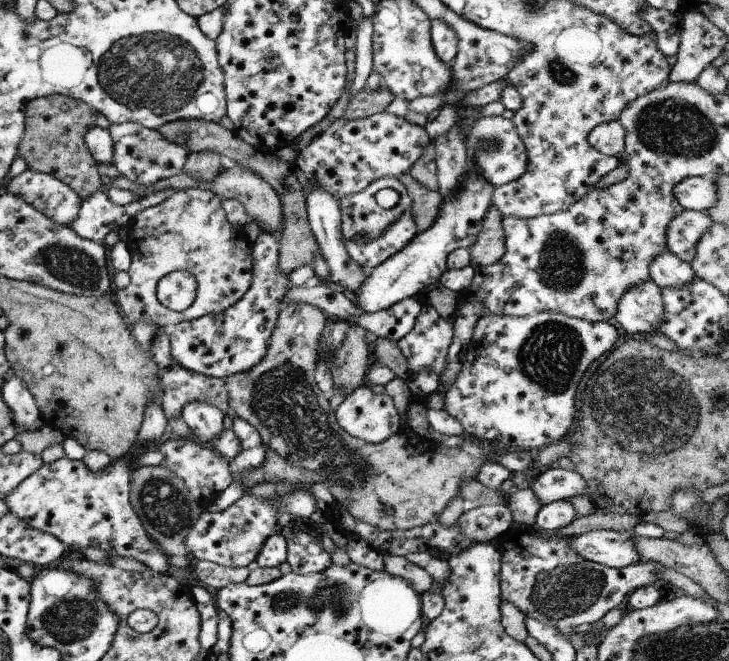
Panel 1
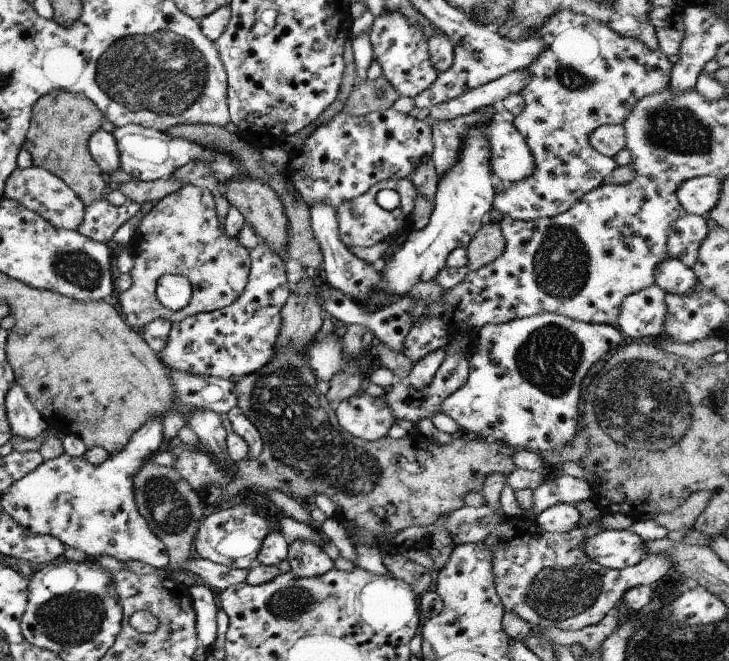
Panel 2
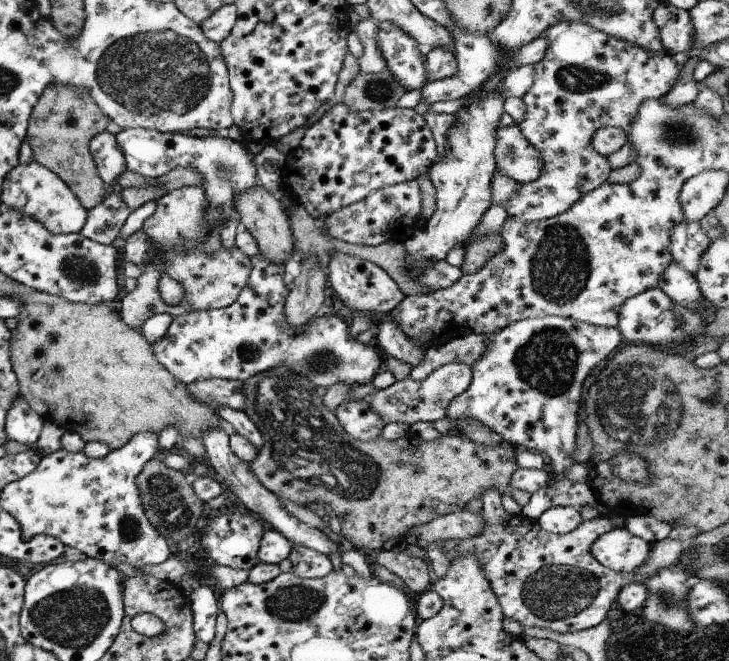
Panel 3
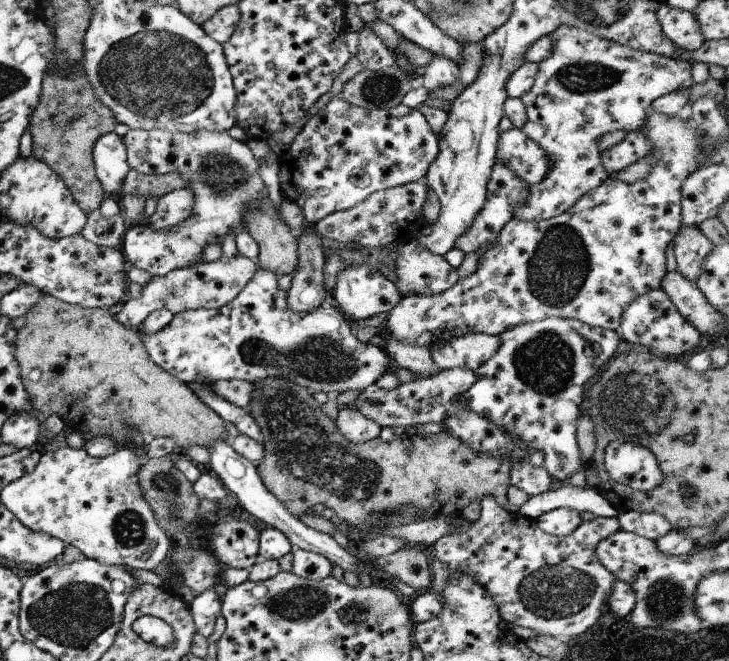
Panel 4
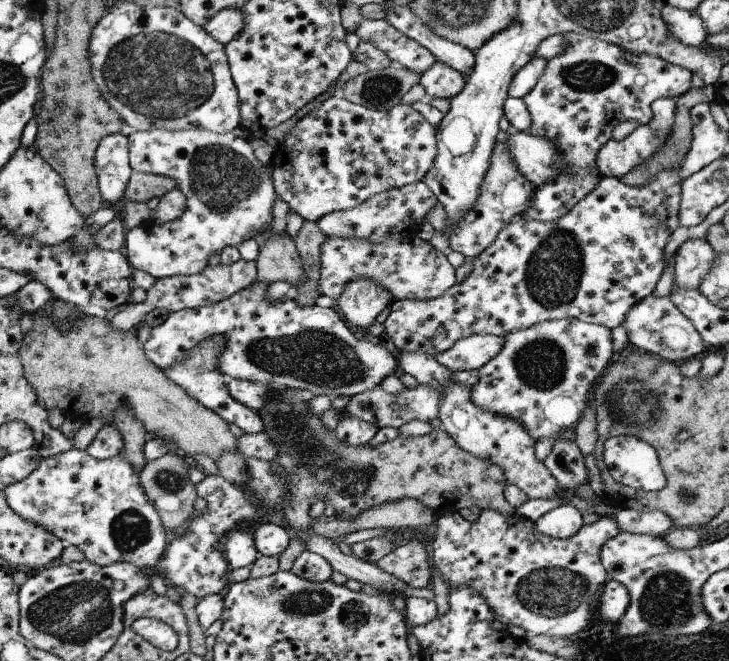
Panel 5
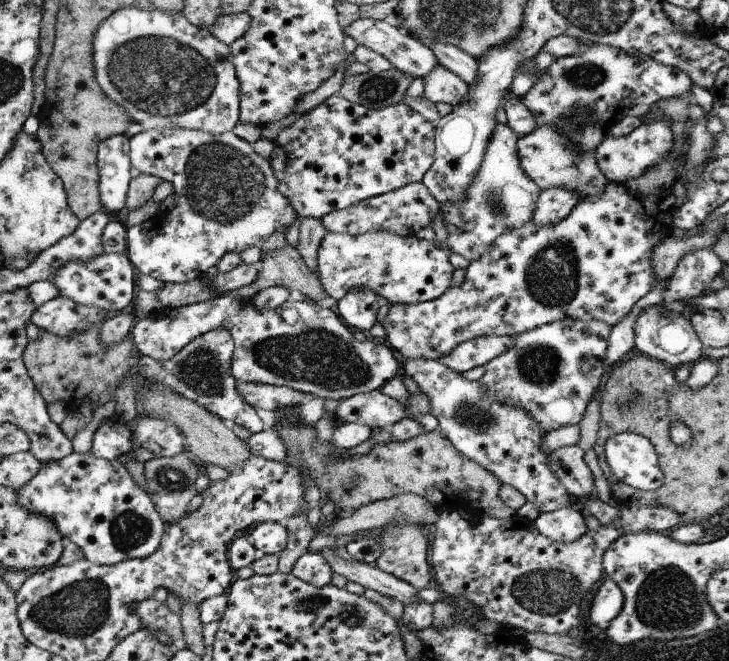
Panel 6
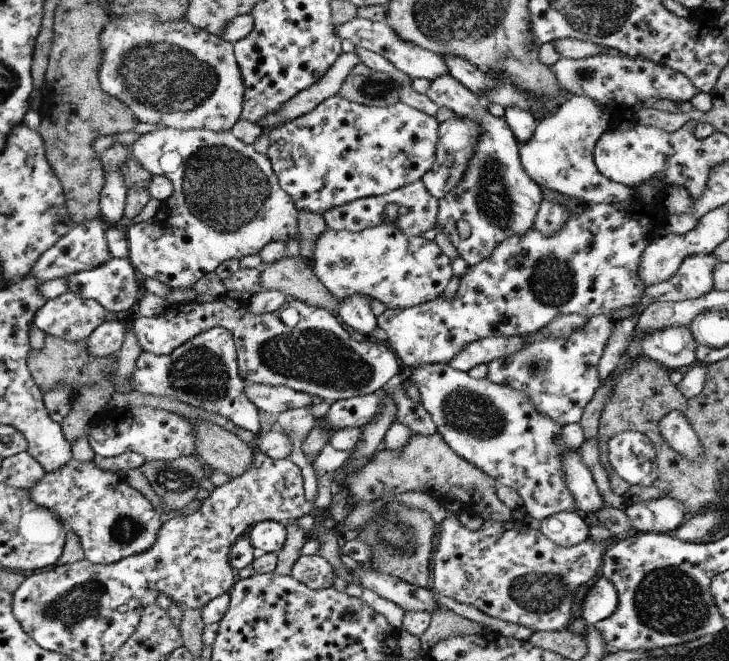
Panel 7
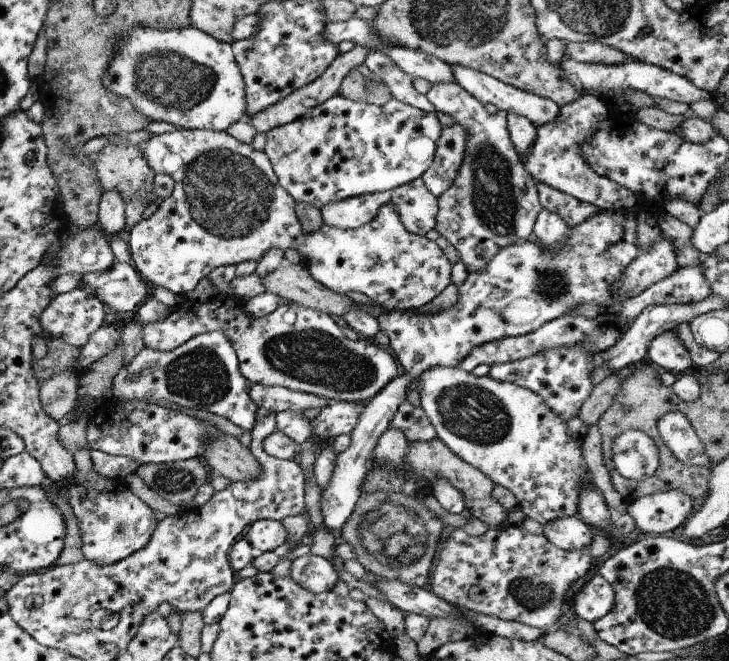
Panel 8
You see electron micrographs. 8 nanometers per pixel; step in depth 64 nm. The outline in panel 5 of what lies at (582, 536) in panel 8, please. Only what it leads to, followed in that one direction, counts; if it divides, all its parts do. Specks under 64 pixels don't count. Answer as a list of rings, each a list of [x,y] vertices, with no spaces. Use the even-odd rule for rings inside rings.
[[[561,504],[533,521],[537,532],[556,539],[572,537],[582,526],[581,512],[571,504]]]

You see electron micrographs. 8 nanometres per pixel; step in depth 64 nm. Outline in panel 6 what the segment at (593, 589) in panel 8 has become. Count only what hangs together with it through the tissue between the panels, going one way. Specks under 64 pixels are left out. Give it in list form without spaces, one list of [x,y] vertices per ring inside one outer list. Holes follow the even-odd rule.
[[[604,577],[588,608],[589,620],[595,625],[605,626],[617,616],[622,602],[620,588],[611,579]]]

